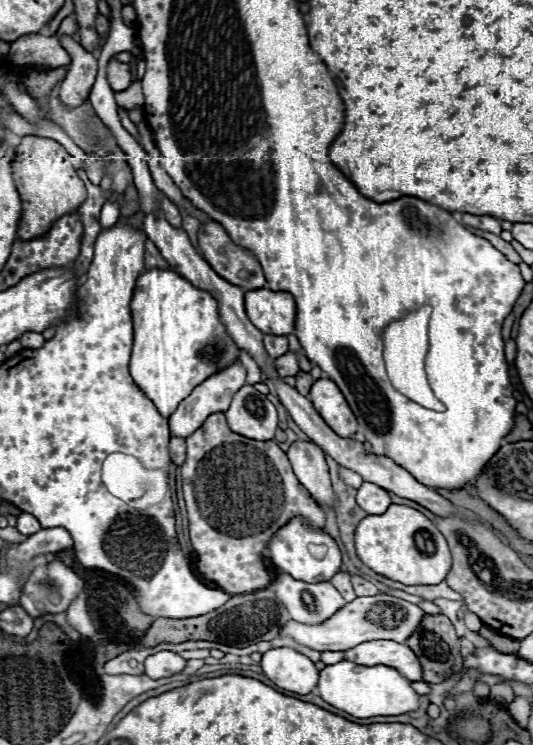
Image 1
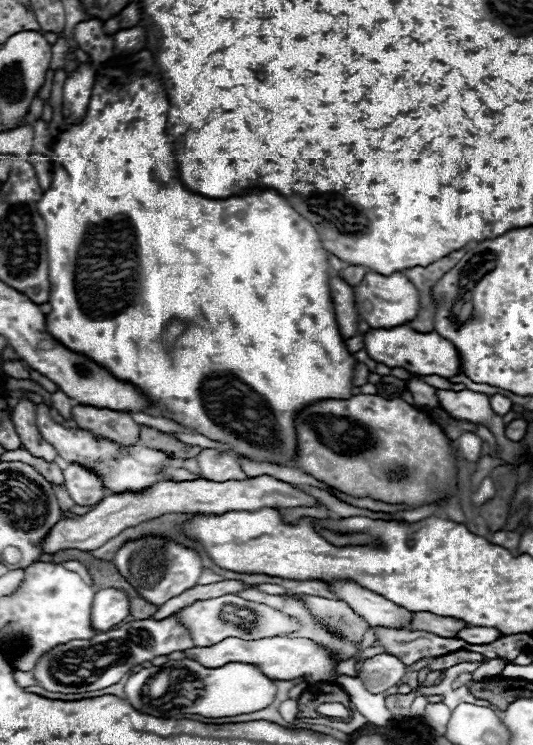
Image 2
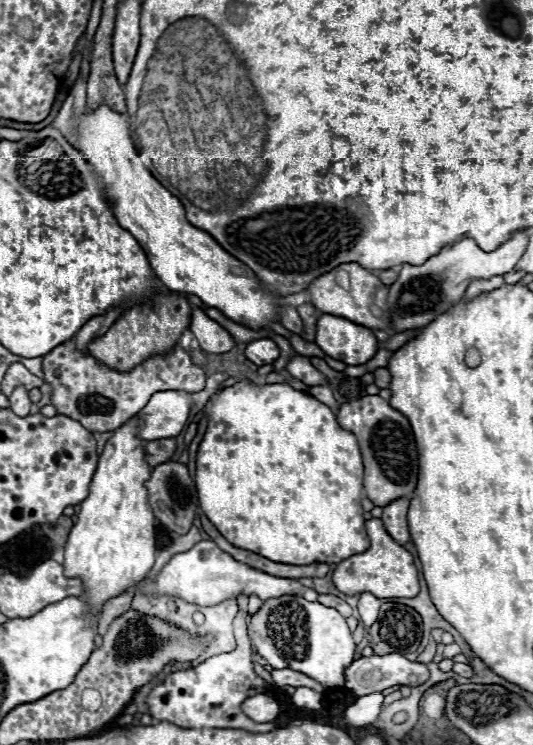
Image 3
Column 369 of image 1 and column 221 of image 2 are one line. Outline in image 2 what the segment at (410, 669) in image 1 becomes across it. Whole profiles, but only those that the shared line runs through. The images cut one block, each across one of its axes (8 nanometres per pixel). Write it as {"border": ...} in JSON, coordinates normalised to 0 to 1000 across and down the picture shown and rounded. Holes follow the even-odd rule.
{"border":[[[424,856],[402,867],[386,870],[360,870],[349,872],[349,883],[375,889],[386,897],[409,897],[428,889],[458,889],[480,891],[503,910],[510,913],[555,913],[567,910],[574,918],[593,915],[630,915],[630,883],[619,878],[615,870],[578,859],[578,856],[495,856],[495,859],[450,859],[450,856]]]}

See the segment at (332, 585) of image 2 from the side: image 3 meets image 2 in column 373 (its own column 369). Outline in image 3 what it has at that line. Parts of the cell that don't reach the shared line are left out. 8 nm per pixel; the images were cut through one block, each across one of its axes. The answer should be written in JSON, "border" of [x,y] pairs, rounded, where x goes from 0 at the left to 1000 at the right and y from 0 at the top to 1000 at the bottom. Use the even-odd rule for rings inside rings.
{"border":[[[675,797],[675,805],[672,805],[672,821],[675,821],[675,830],[687,840],[698,840],[698,835],[705,835],[709,830],[709,819],[713,819],[713,811],[717,805],[705,803],[702,797]]]}

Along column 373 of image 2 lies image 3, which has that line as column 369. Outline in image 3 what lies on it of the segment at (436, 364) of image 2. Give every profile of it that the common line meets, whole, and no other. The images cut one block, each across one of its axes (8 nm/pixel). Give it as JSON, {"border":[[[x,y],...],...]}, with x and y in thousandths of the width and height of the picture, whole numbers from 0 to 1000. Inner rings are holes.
{"border":[[[604,421],[597,427],[589,459],[619,481],[657,491],[690,486],[709,470],[709,456],[694,440],[623,421]]]}

